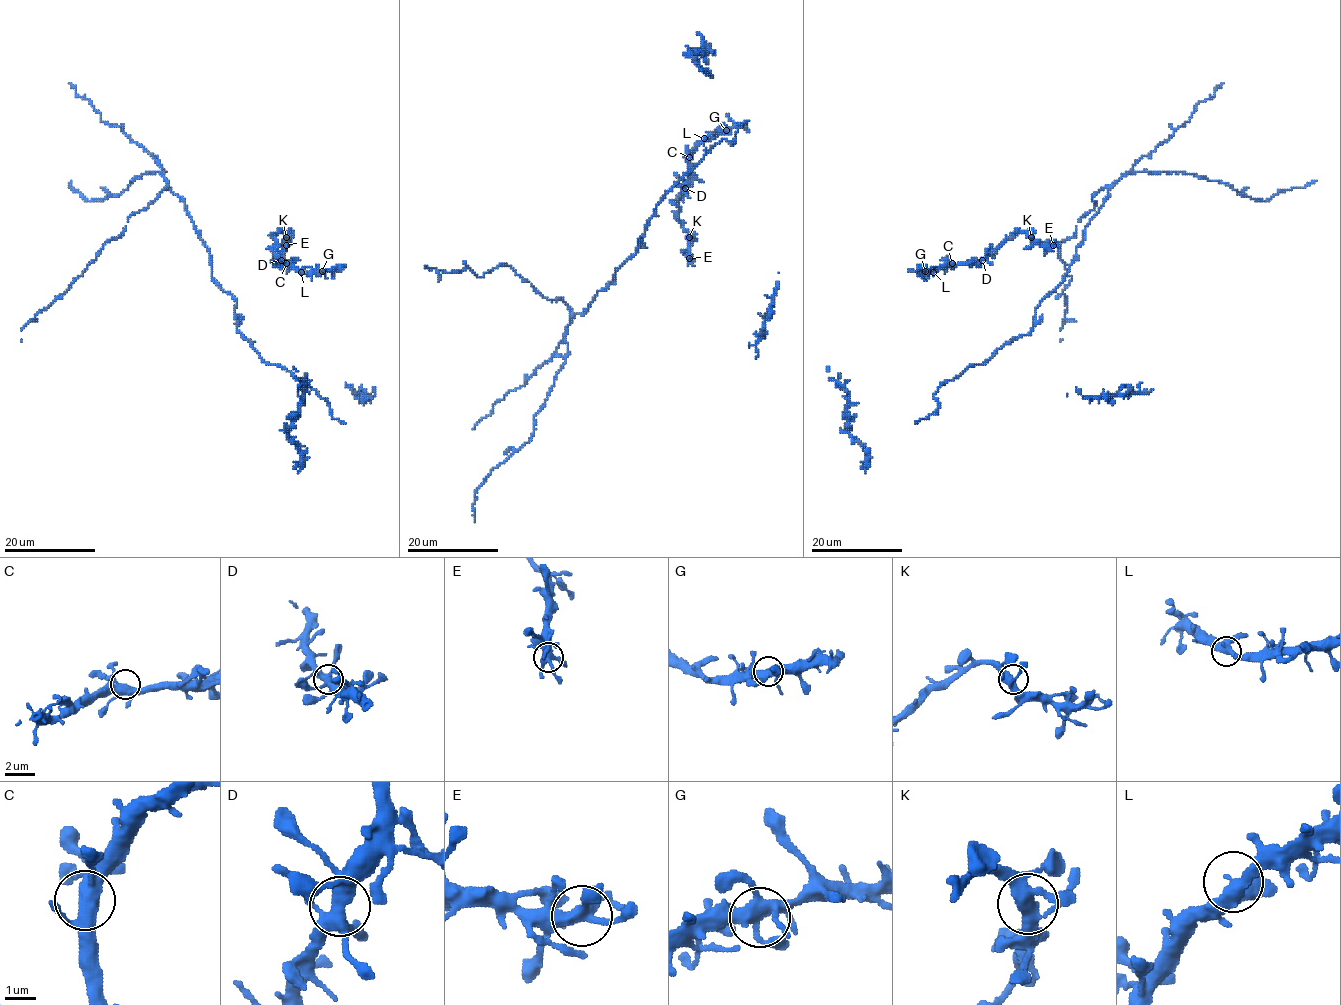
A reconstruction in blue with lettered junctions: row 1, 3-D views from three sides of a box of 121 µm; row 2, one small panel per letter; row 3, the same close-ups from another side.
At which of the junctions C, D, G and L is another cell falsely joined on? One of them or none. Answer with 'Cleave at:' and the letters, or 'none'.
Cleave at: none

